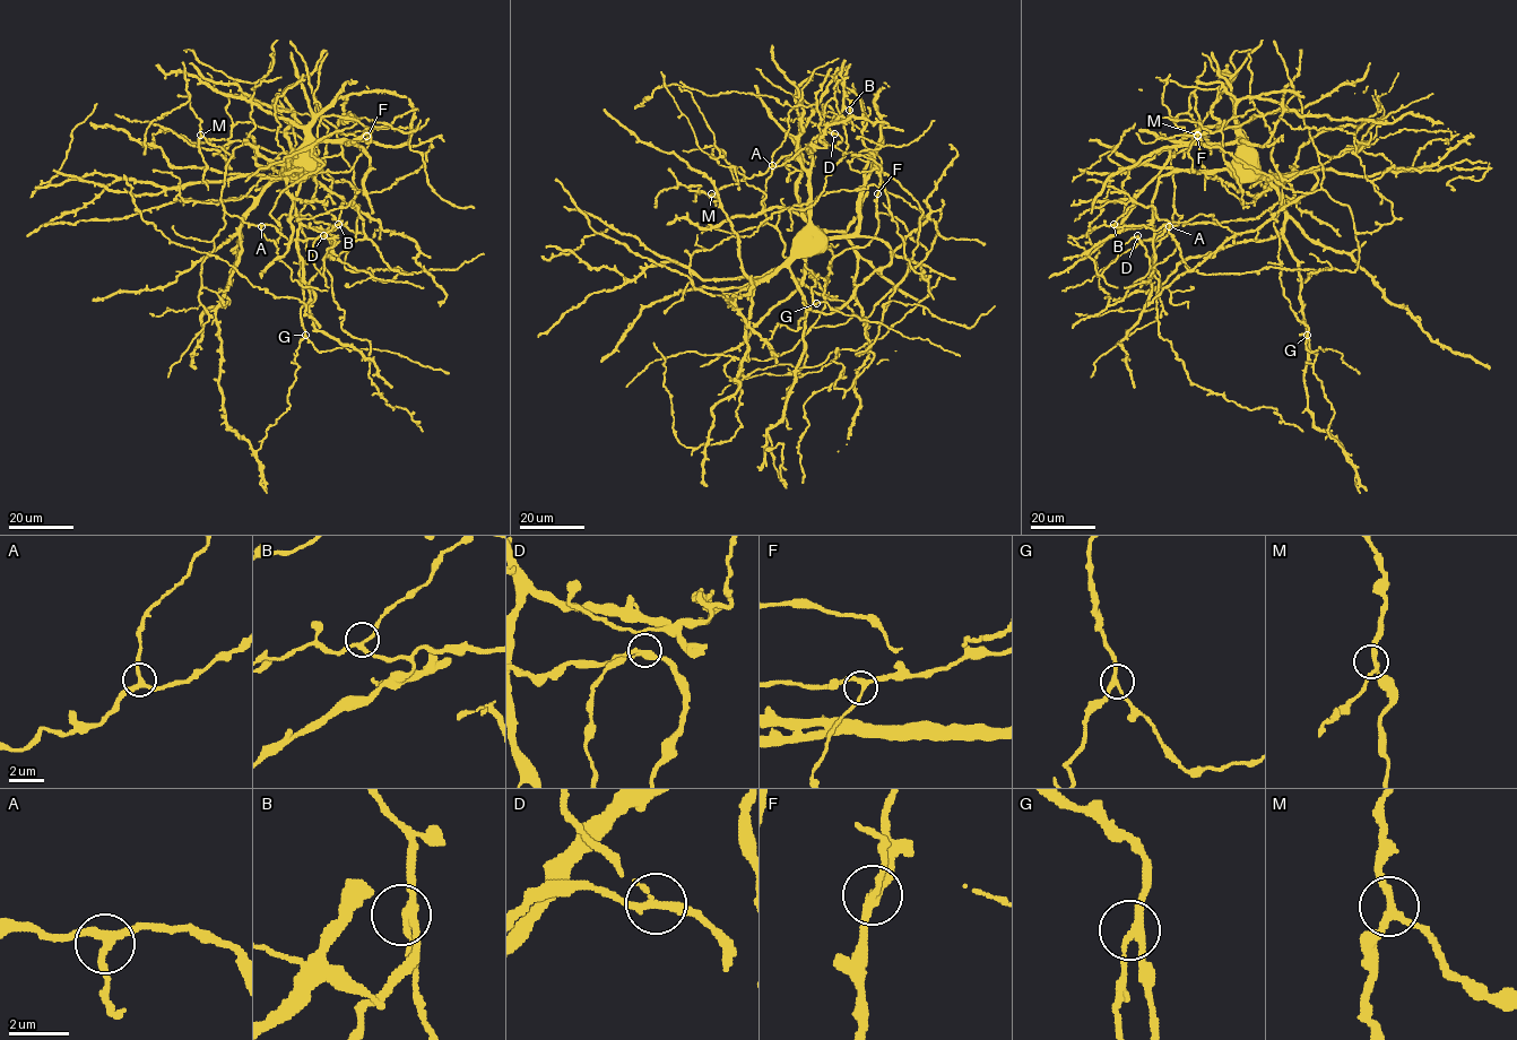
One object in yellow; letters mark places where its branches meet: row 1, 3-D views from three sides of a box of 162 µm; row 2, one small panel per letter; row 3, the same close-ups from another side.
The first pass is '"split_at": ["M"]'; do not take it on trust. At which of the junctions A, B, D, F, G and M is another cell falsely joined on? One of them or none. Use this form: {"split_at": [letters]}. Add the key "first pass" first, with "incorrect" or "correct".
{"first pass": "incorrect", "split_at": ["D"]}

